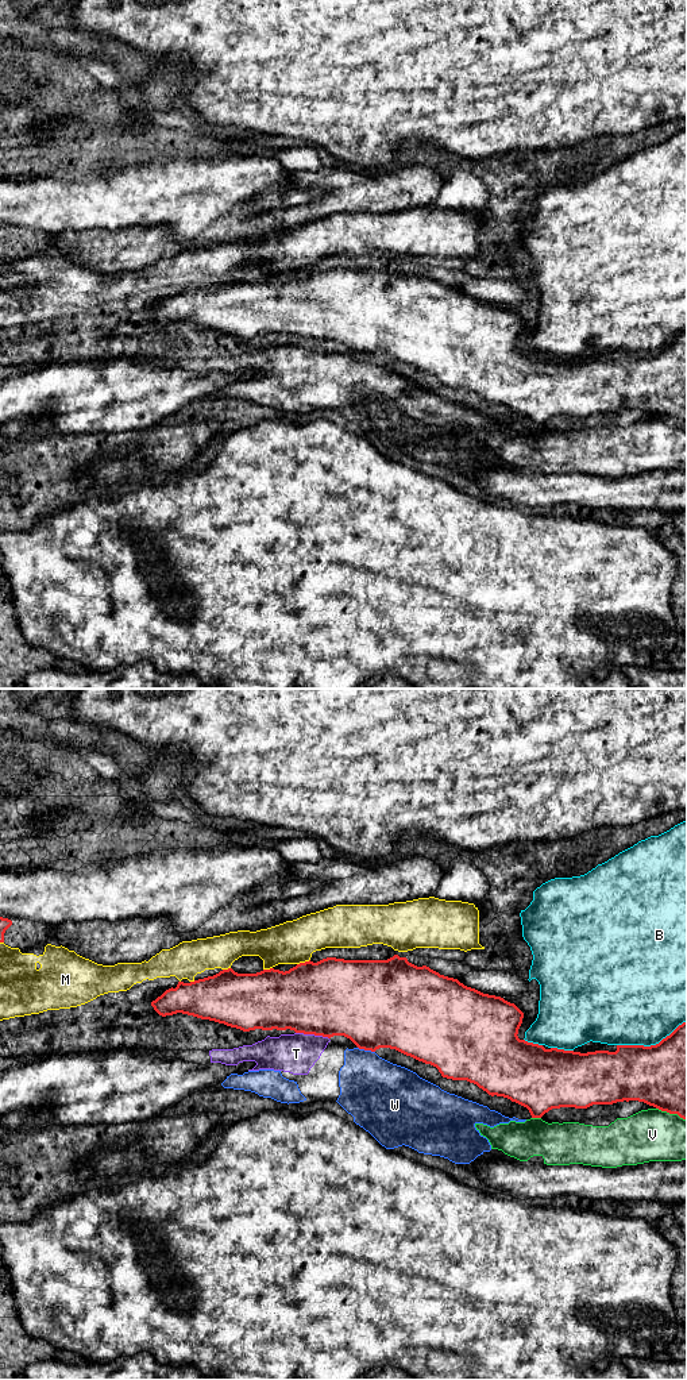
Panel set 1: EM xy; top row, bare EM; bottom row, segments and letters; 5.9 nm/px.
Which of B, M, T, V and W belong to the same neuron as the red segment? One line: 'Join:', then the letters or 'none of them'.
Join: none of them

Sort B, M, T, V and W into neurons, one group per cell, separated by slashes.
B / M / T W / V

